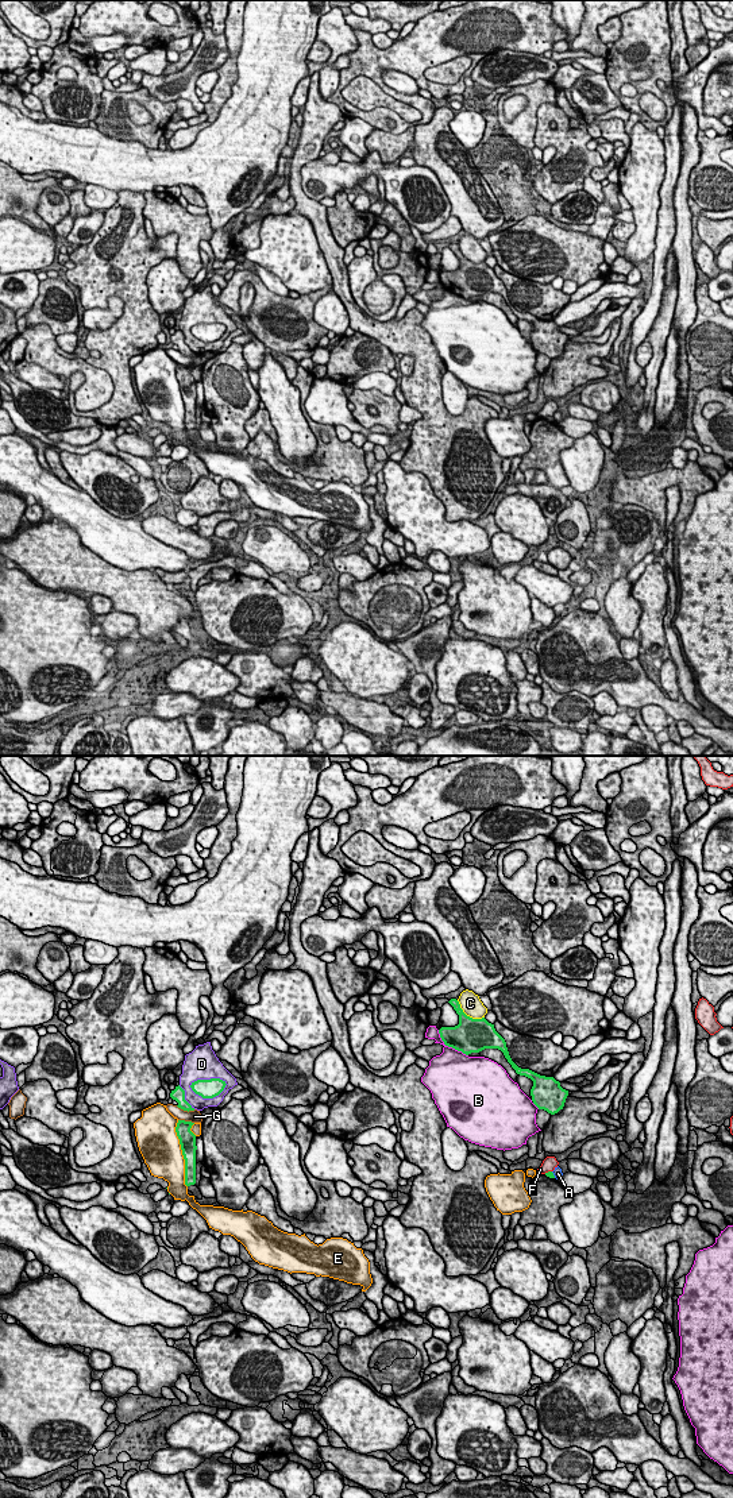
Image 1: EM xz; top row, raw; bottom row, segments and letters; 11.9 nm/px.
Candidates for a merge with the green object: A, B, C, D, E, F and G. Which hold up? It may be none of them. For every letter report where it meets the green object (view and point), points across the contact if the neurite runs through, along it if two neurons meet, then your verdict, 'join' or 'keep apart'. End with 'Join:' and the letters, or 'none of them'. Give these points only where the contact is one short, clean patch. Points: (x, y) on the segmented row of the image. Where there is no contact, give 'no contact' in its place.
A: xz (552, 1174) | along xz (551, 1172), (555, 1177) | keep apart
B: xz (450, 1046) | keep apart
C: xz (469, 1016) | keep apart
D: xz (208, 1080) | keep apart
E: xz (182, 1154) | keep apart
F: xz (548, 1172) | along xz (551, 1170), (544, 1173) | keep apart
G: xz (185, 1110) | keep apart
Join: none of them

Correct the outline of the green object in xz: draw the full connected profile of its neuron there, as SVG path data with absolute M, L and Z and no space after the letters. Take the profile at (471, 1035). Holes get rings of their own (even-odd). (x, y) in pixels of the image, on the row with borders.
M456 999L448 1001L459 1015L459 1024L455 1027L441 1027L440 1038L445 1046L463 1054L479 1053L485 1049L498 1049L504 1053L508 1062L517 1074L525 1076L533 1081L531 1096L539 1109L551 1115L563 1109L568 1090L560 1086L553 1077L540 1076L529 1069L518 1067L510 1058L505 1039L495 1031L494 1024L485 1018L472 1019L467 1016Z

